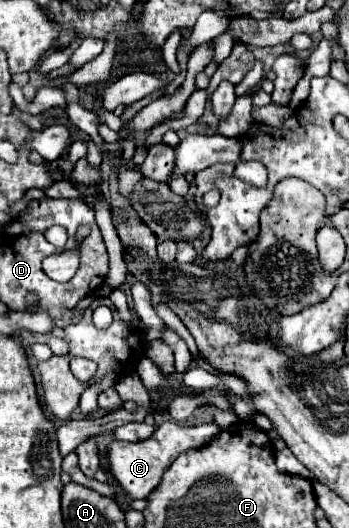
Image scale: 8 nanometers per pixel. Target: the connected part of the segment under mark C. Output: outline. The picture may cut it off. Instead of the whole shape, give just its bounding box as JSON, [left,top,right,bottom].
[108,421,220,499]

